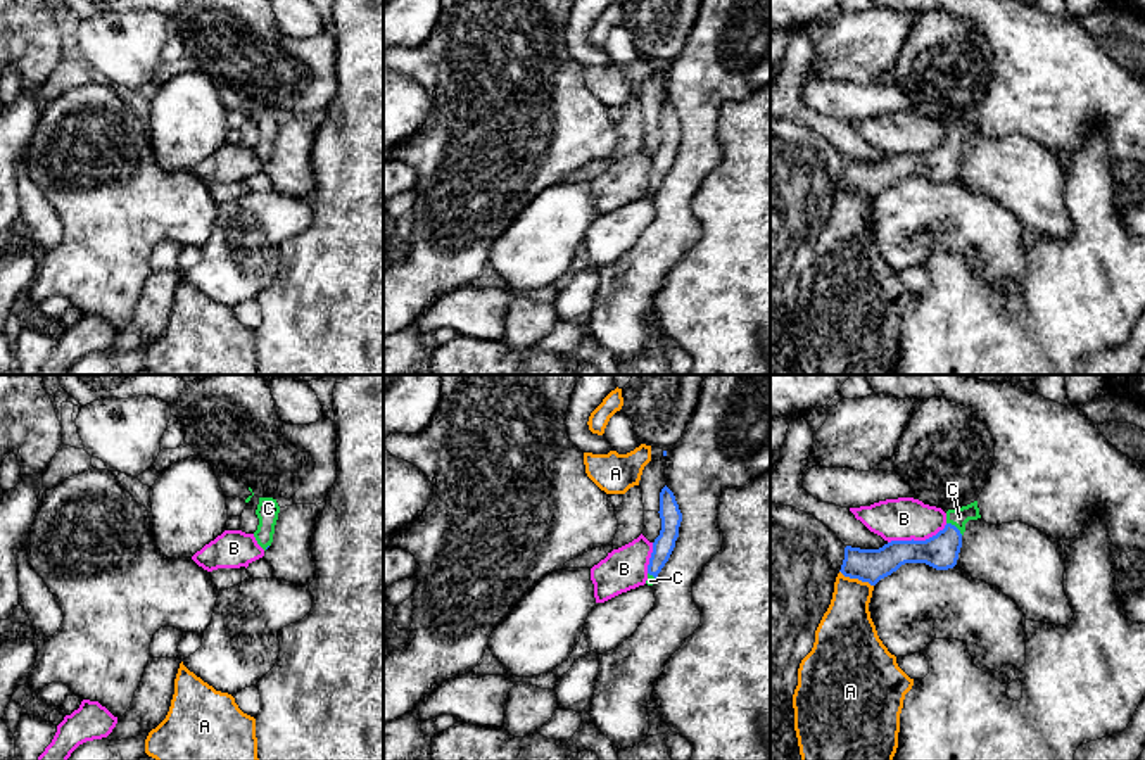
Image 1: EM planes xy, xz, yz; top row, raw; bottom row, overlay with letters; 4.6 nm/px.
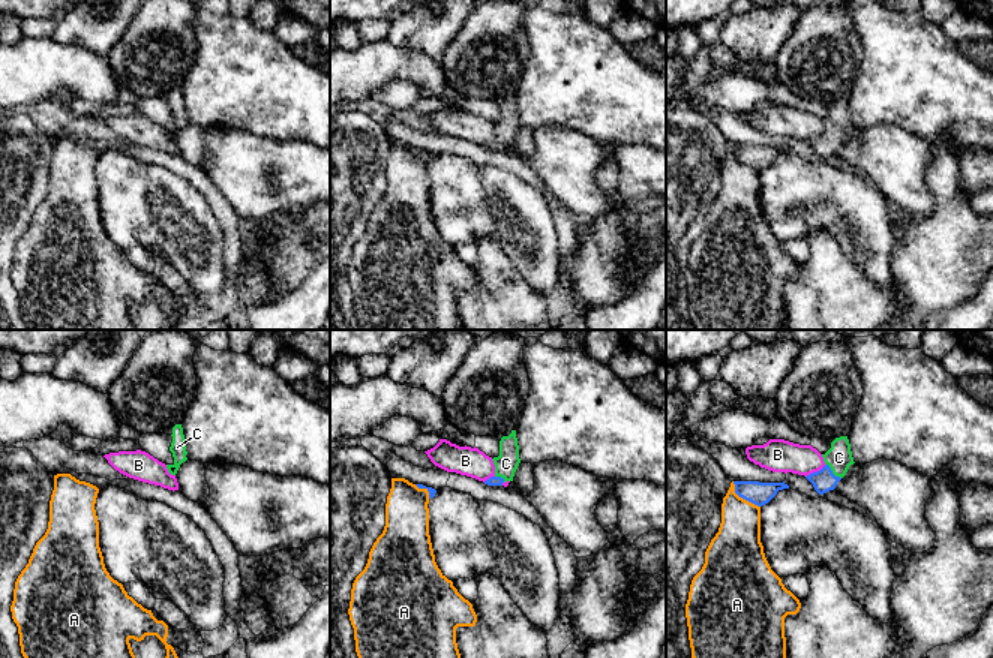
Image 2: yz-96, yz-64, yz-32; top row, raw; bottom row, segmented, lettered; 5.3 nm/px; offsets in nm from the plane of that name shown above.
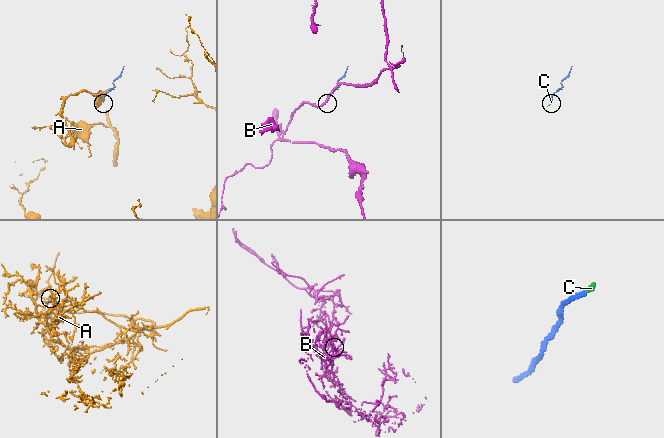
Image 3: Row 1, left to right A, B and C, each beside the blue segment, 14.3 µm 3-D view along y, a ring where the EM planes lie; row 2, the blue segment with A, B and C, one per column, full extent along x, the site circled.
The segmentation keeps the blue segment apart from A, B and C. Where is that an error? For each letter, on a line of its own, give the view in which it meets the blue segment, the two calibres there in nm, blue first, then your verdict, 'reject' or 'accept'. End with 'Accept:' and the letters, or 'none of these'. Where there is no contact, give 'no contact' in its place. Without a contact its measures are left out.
A: yz | 160/260 nm | reject
B: yz | 160/200 nm | reject
C: yz | 160/90 nm | accept
Accept: C

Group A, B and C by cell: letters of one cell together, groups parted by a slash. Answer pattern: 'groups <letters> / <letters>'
groups A / B / C

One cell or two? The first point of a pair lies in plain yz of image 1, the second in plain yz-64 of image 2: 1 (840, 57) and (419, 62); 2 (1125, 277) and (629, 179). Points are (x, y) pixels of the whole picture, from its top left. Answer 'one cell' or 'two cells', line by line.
1: two cells
2: two cells

